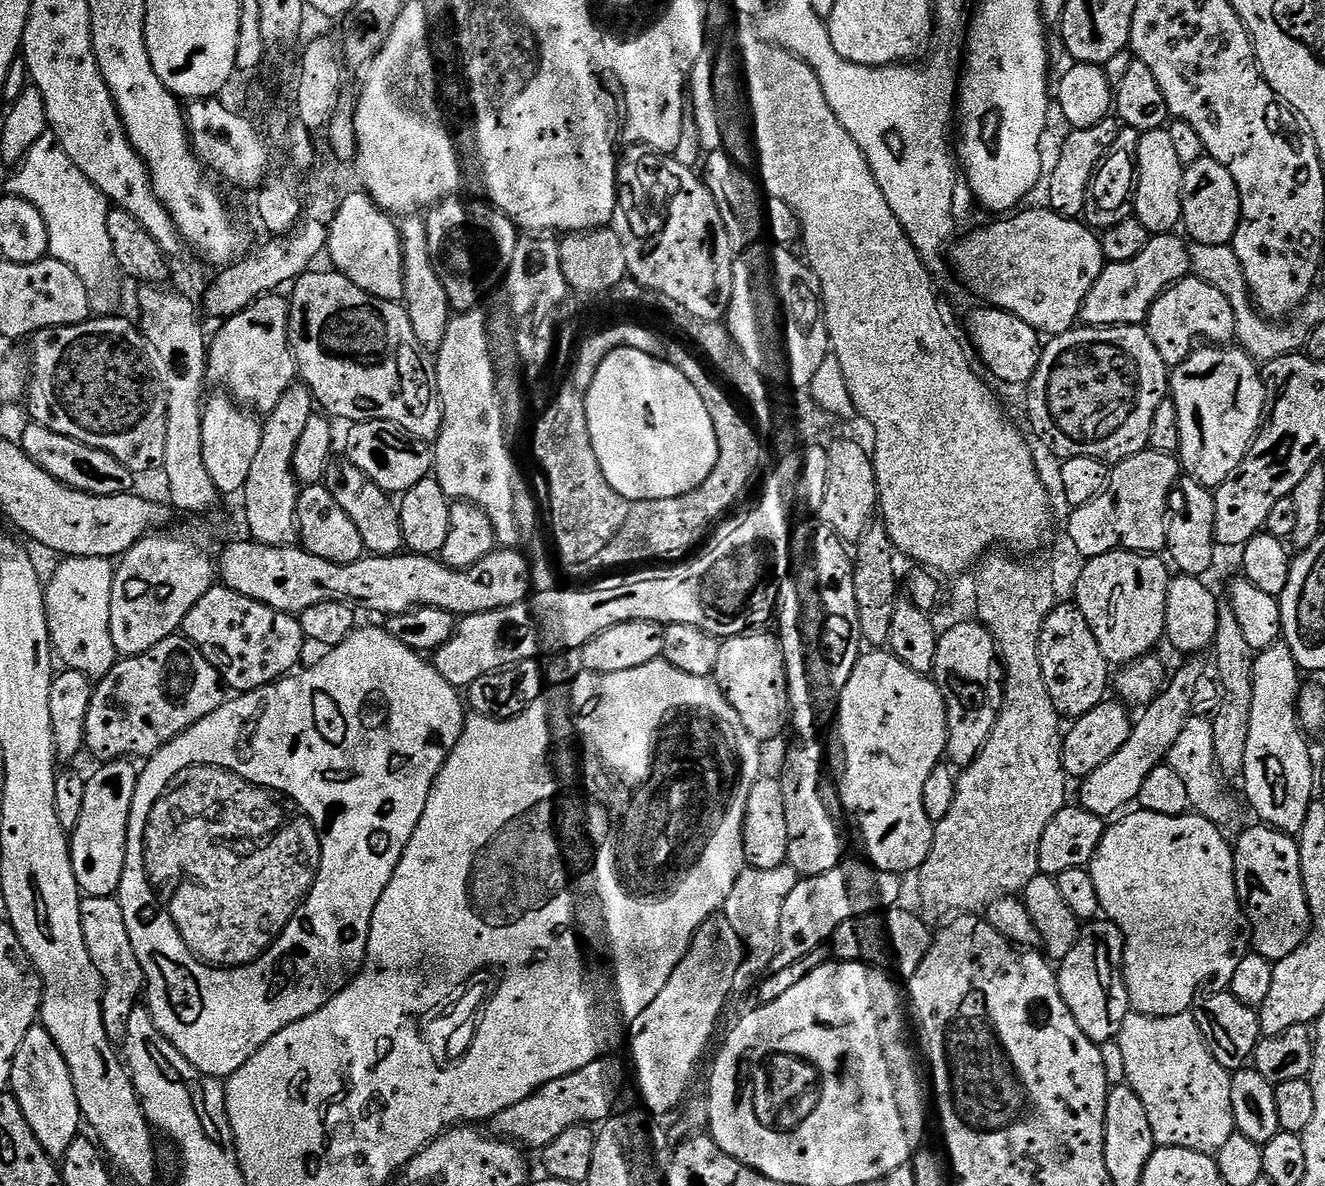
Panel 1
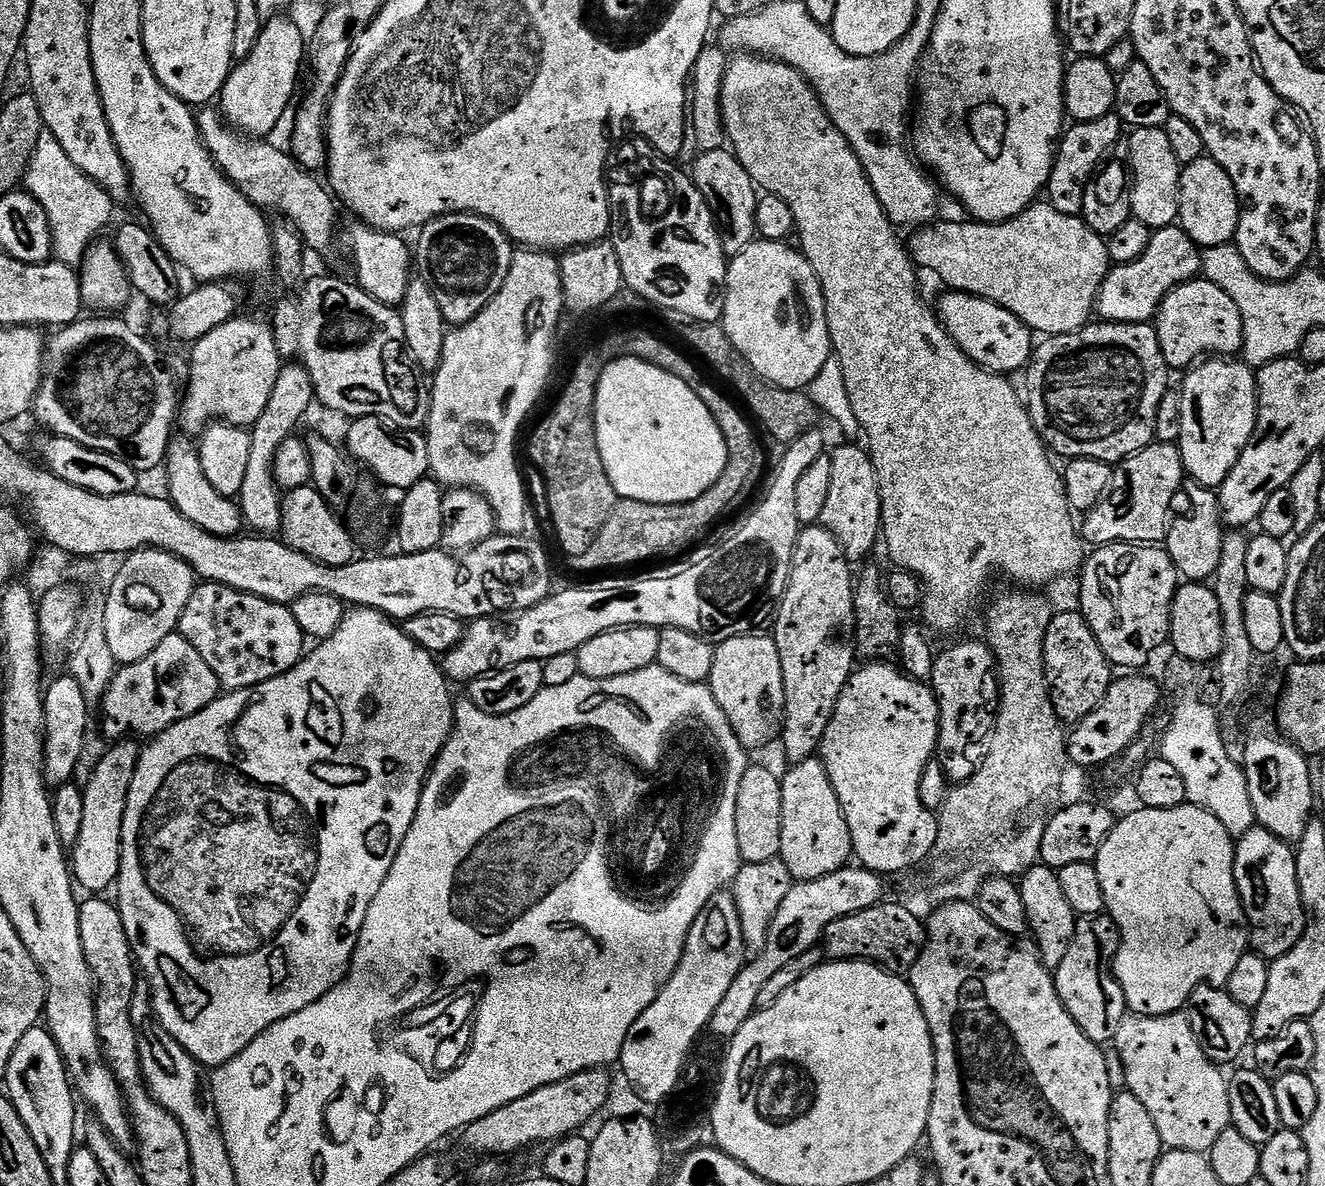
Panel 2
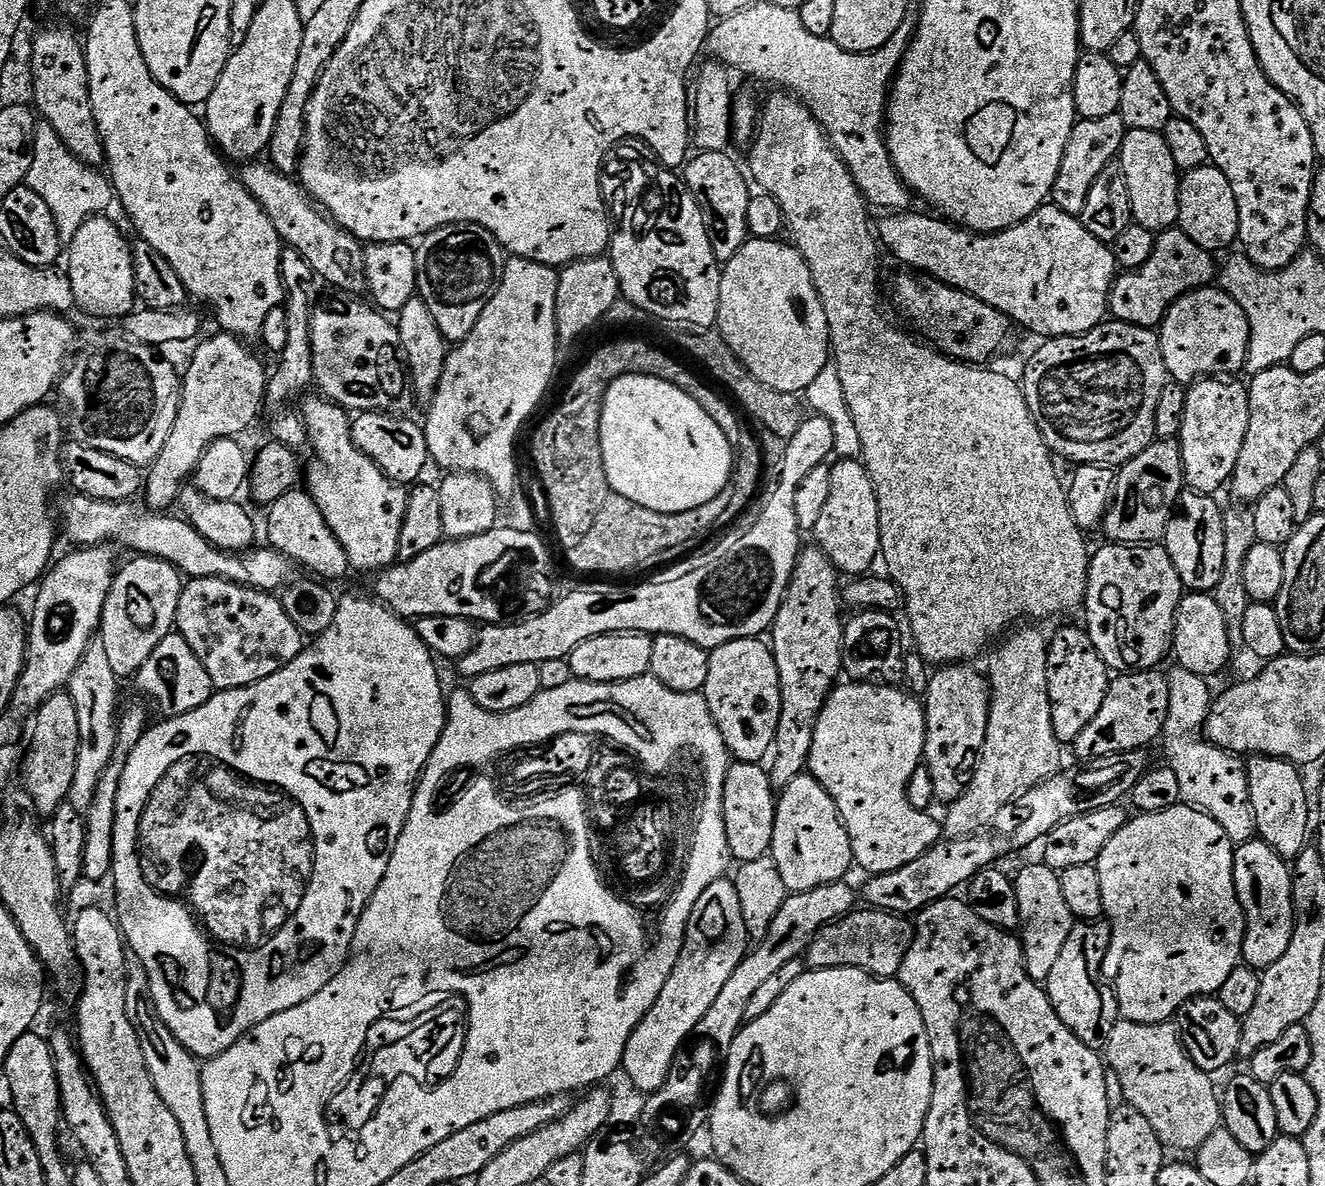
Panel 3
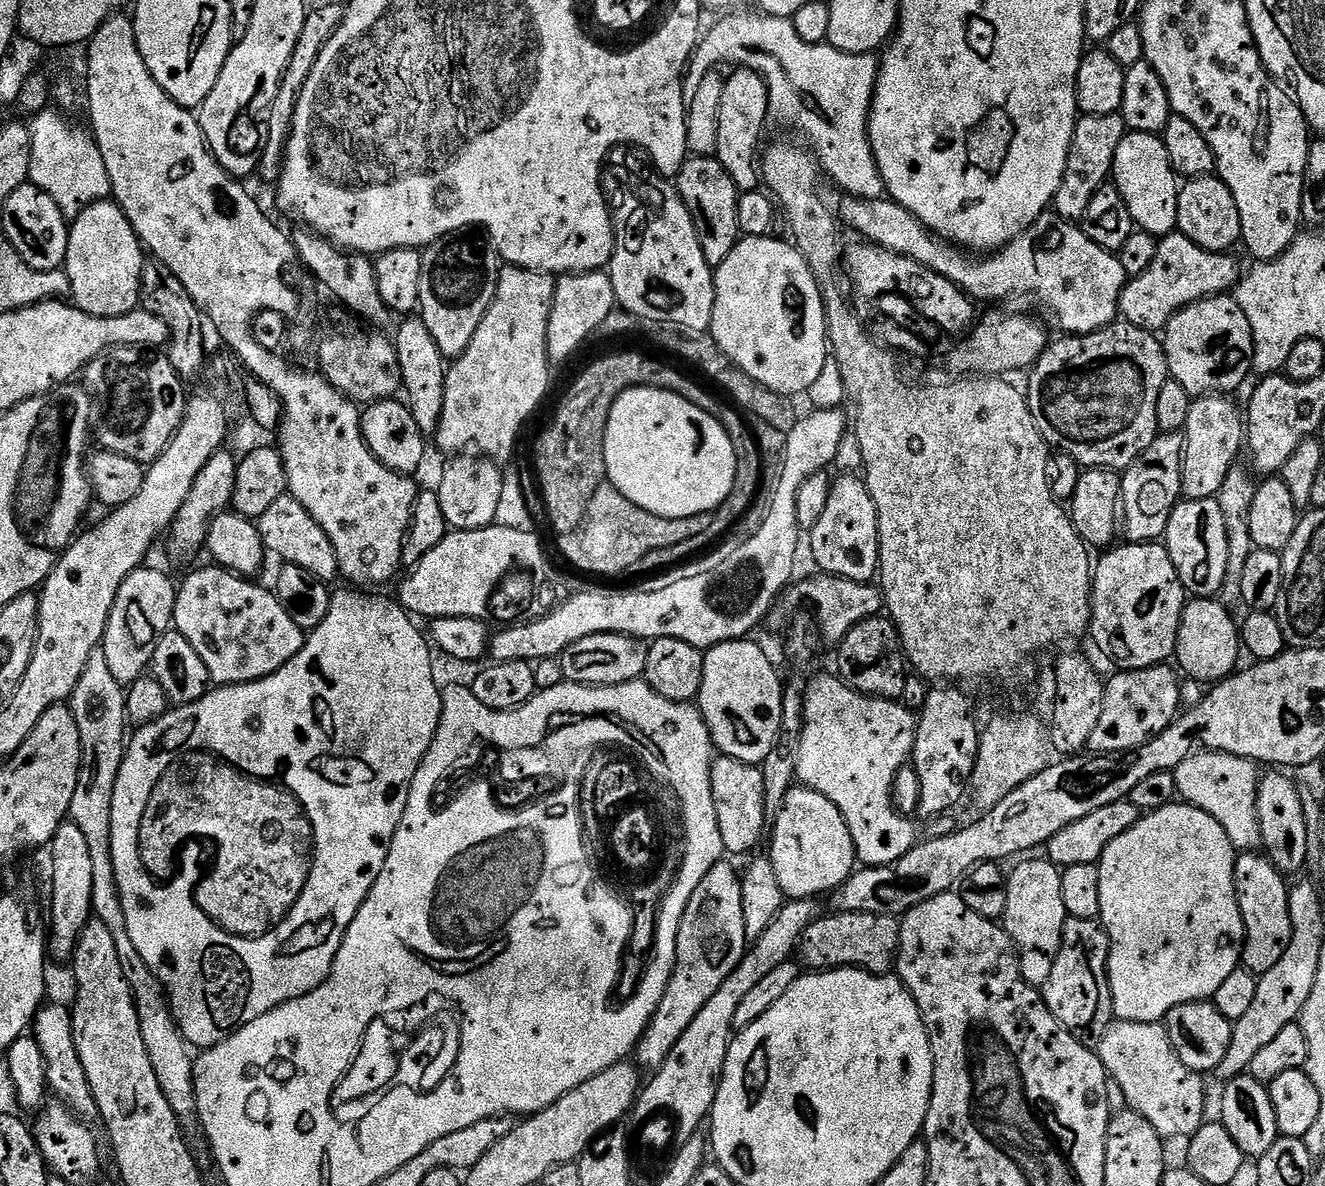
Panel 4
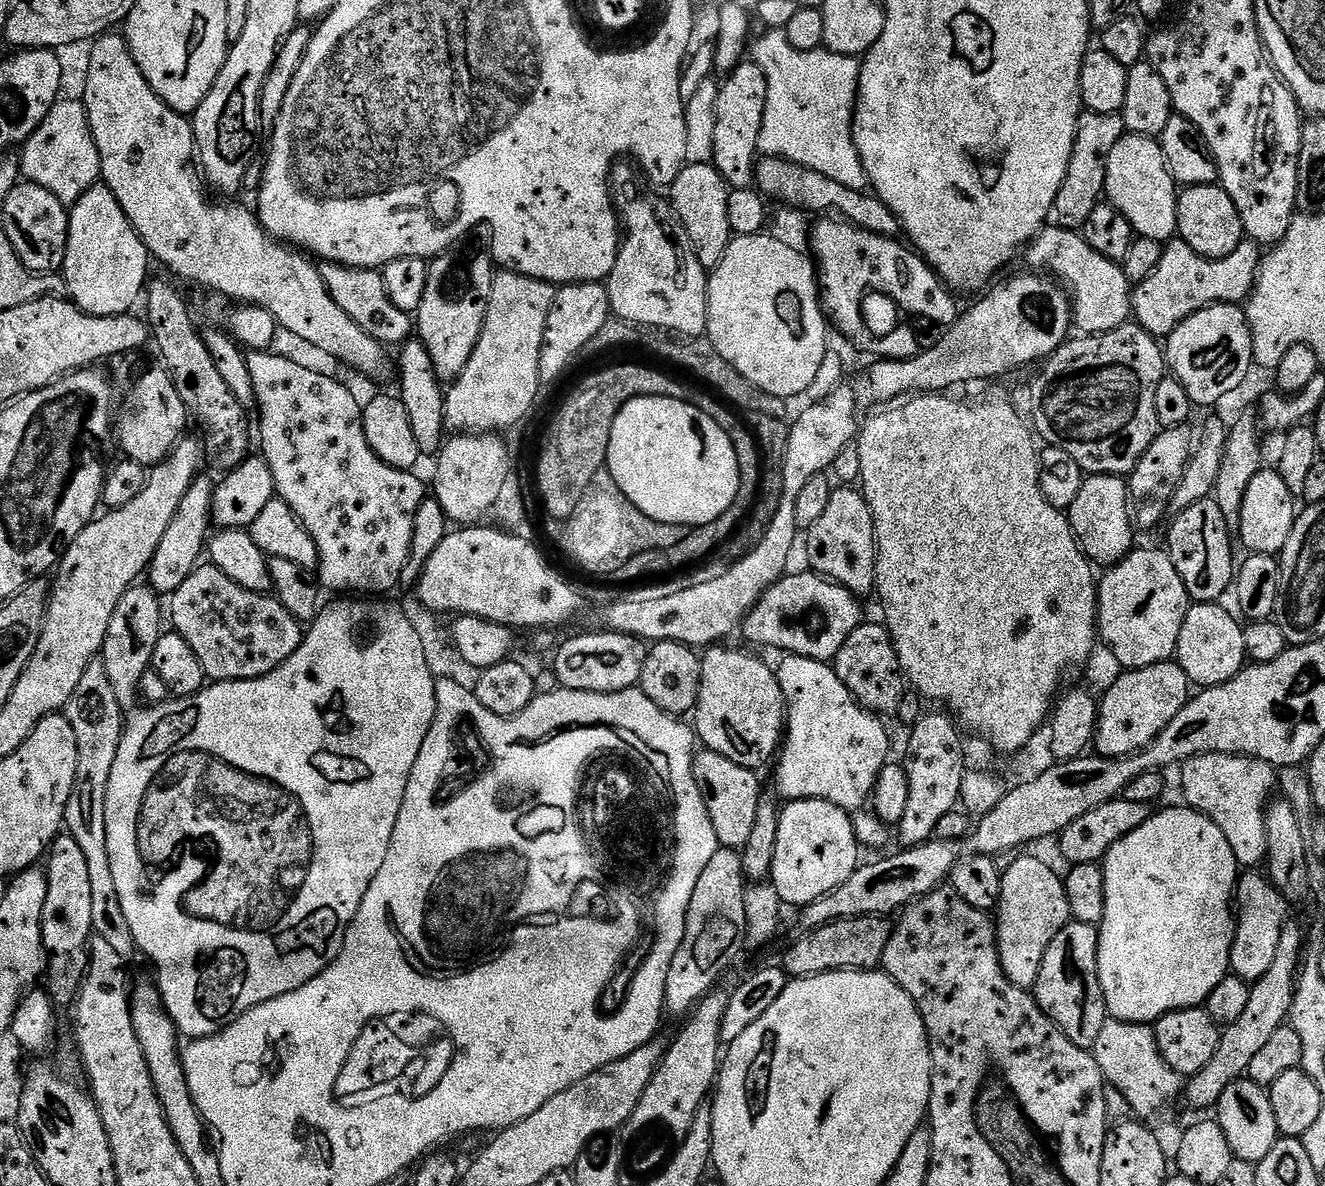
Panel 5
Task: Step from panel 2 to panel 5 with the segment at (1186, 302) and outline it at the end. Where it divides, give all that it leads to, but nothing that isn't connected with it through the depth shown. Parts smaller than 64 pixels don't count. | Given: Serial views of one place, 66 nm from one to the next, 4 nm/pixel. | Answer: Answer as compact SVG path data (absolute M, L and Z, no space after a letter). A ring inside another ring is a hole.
M1212 304L1209 308L1198 310L1166 337L1166 364L1171 375L1182 382L1182 386L1186 386L1186 394L1190 394L1193 405L1216 404L1226 399L1231 392L1243 386L1248 371L1254 368L1247 311L1238 304Z

